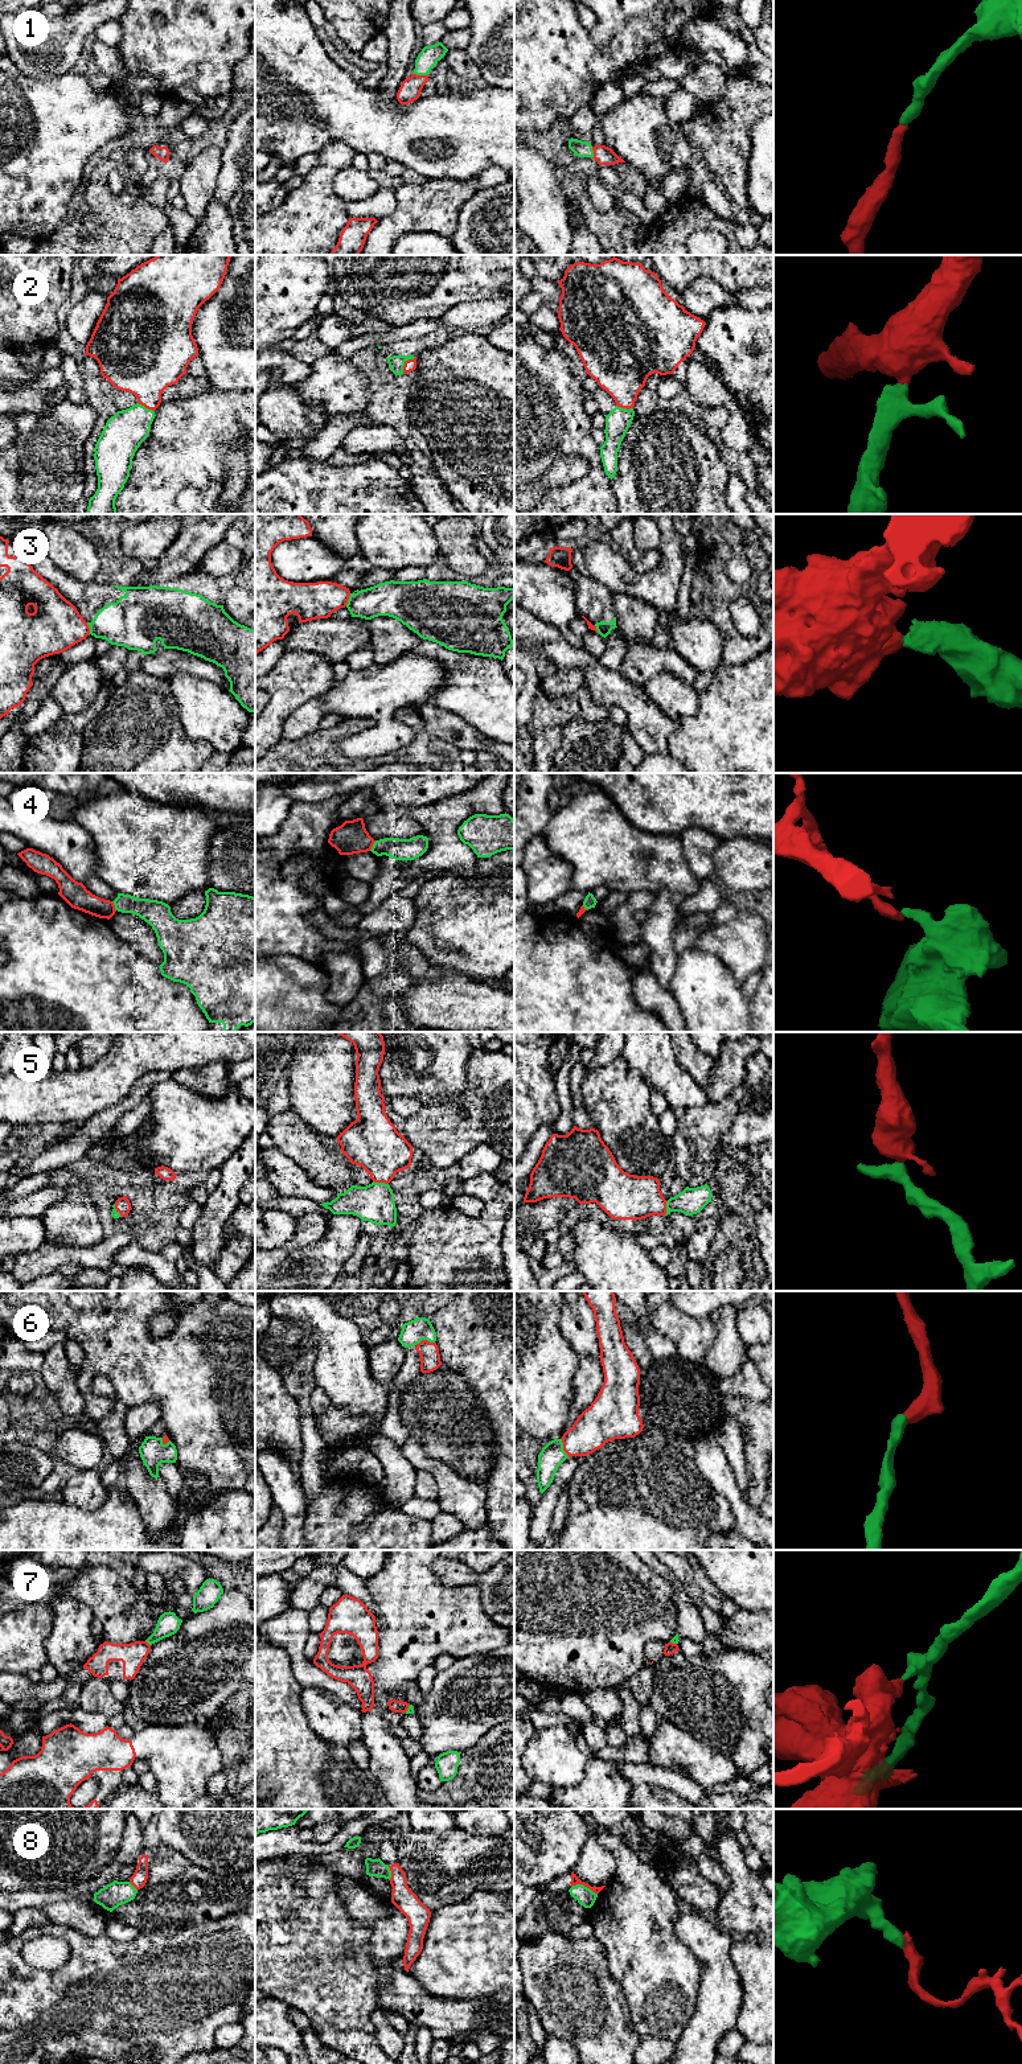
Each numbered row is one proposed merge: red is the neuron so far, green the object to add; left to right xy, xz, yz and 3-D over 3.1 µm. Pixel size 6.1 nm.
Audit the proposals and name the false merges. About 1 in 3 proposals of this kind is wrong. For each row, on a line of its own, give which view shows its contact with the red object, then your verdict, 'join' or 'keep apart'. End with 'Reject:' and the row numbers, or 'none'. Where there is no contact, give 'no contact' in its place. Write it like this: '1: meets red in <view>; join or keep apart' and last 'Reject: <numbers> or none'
1: meets red in xz; join
2: meets red in xz; join
3: meets red in xz; keep apart
4: meets red in xz; keep apart
5: meets red in xz; join
6: meets red in xz; join
7: meets red in xy; keep apart
8: meets red in yz; keep apart
Reject: 3, 4, 7, 8

